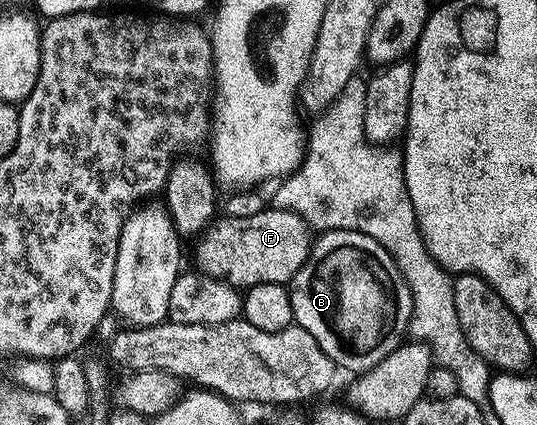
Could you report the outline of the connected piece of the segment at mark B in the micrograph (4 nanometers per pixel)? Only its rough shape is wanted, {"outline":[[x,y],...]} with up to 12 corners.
{"outline":[[326,231],[288,287],[295,326],[363,373],[412,293],[374,237]]}

